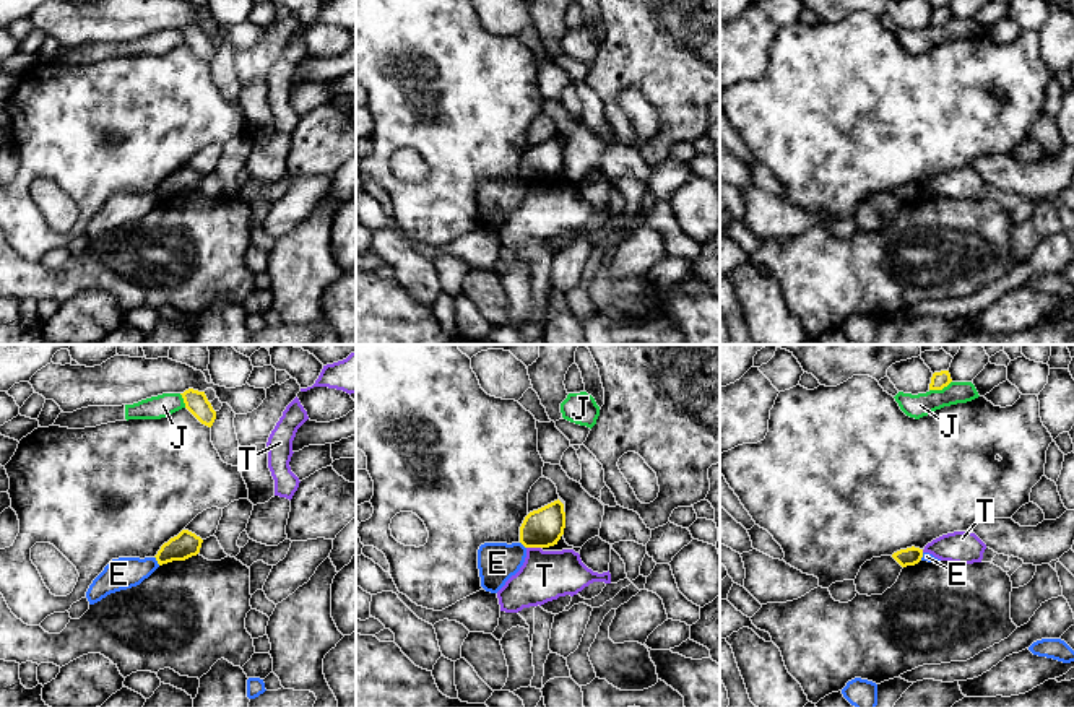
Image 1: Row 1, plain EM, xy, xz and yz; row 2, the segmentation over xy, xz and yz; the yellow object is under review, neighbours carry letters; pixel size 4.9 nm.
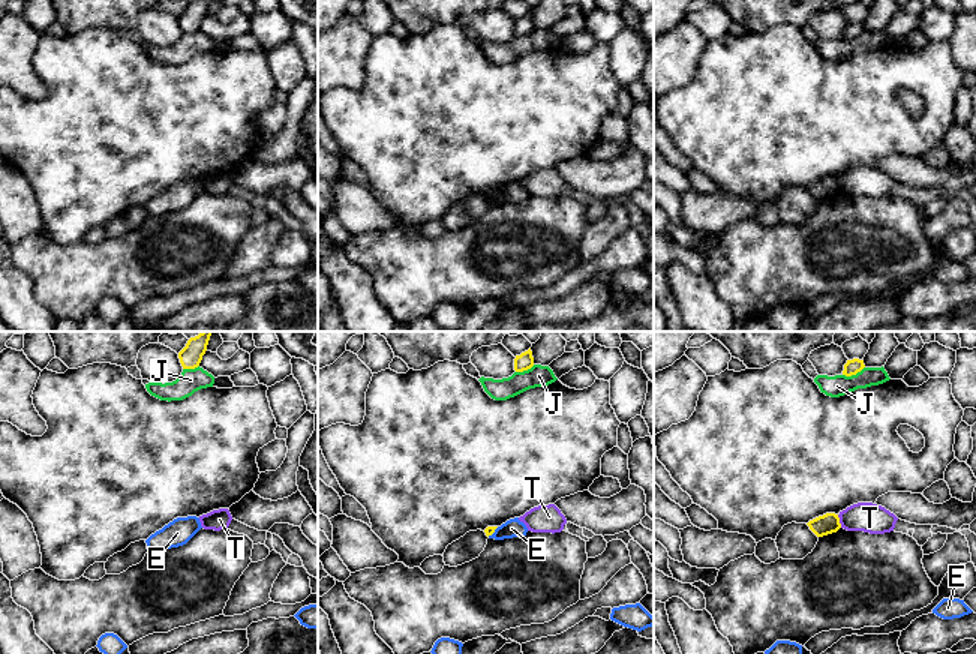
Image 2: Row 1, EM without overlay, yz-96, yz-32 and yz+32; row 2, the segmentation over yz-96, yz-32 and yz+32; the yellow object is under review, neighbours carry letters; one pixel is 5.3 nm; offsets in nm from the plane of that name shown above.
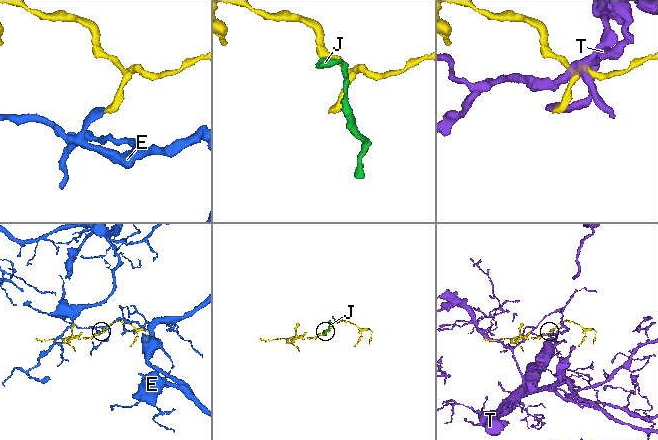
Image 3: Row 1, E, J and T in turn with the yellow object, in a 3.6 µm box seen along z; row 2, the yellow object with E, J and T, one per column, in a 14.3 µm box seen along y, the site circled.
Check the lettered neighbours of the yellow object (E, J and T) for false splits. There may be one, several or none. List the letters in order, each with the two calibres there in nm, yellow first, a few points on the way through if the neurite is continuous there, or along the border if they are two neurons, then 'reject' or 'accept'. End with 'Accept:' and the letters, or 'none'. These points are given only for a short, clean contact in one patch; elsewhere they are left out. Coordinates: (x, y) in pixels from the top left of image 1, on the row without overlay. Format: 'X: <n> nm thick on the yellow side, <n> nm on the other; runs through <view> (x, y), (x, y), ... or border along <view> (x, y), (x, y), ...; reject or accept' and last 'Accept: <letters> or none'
E: 130 nm thick on the yellow side, 160 nm on the other; border along xy (155, 192), (160, 200); reject
J: 80 nm thick on the yellow side, 120 nm on the other; border along yz (951, 17), (941, 25), (930, 26); reject
T: 190 nm thick on the yellow side, 260 nm on the other; border along xz (527, 182), (540, 184); reject
Accept: none

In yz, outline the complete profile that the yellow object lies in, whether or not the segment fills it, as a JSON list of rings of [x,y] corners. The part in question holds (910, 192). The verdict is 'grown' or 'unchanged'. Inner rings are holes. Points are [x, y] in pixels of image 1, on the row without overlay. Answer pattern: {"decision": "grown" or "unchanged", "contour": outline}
{"decision": "unchanged", "contour": [[[907,184],[907,185],[900,185],[897,189],[892,190],[892,193],[902,202],[902,203],[907,203],[907,202],[915,202],[921,197],[923,193],[923,185],[920,184]]]}

